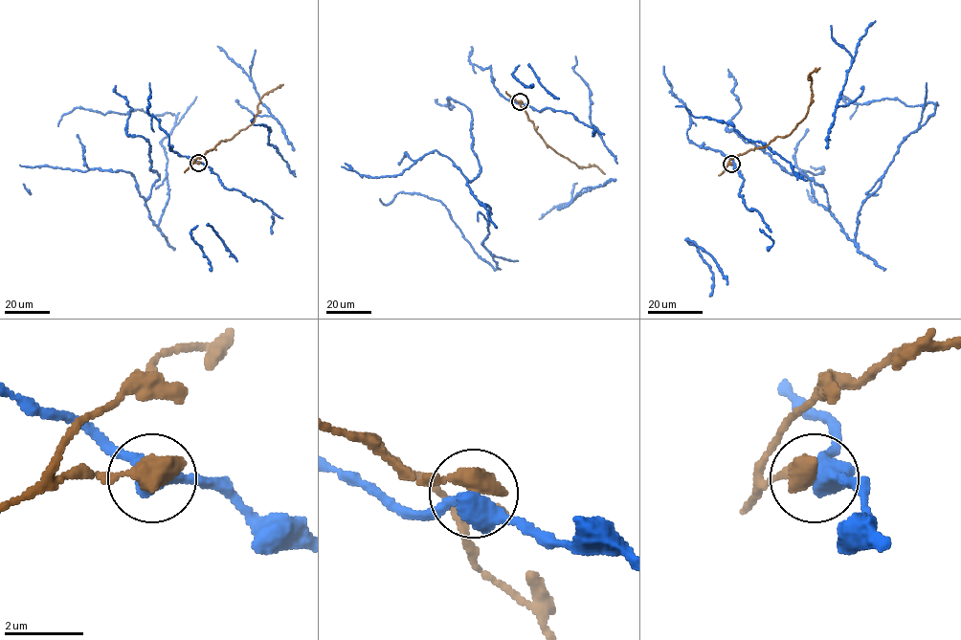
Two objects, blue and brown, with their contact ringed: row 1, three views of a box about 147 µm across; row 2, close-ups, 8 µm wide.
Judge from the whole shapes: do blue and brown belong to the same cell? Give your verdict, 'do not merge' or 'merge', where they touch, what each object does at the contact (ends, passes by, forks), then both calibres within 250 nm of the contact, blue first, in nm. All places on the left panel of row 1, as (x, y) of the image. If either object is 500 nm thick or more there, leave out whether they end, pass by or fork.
do not merge | (198, 163) | 480/600 nm

